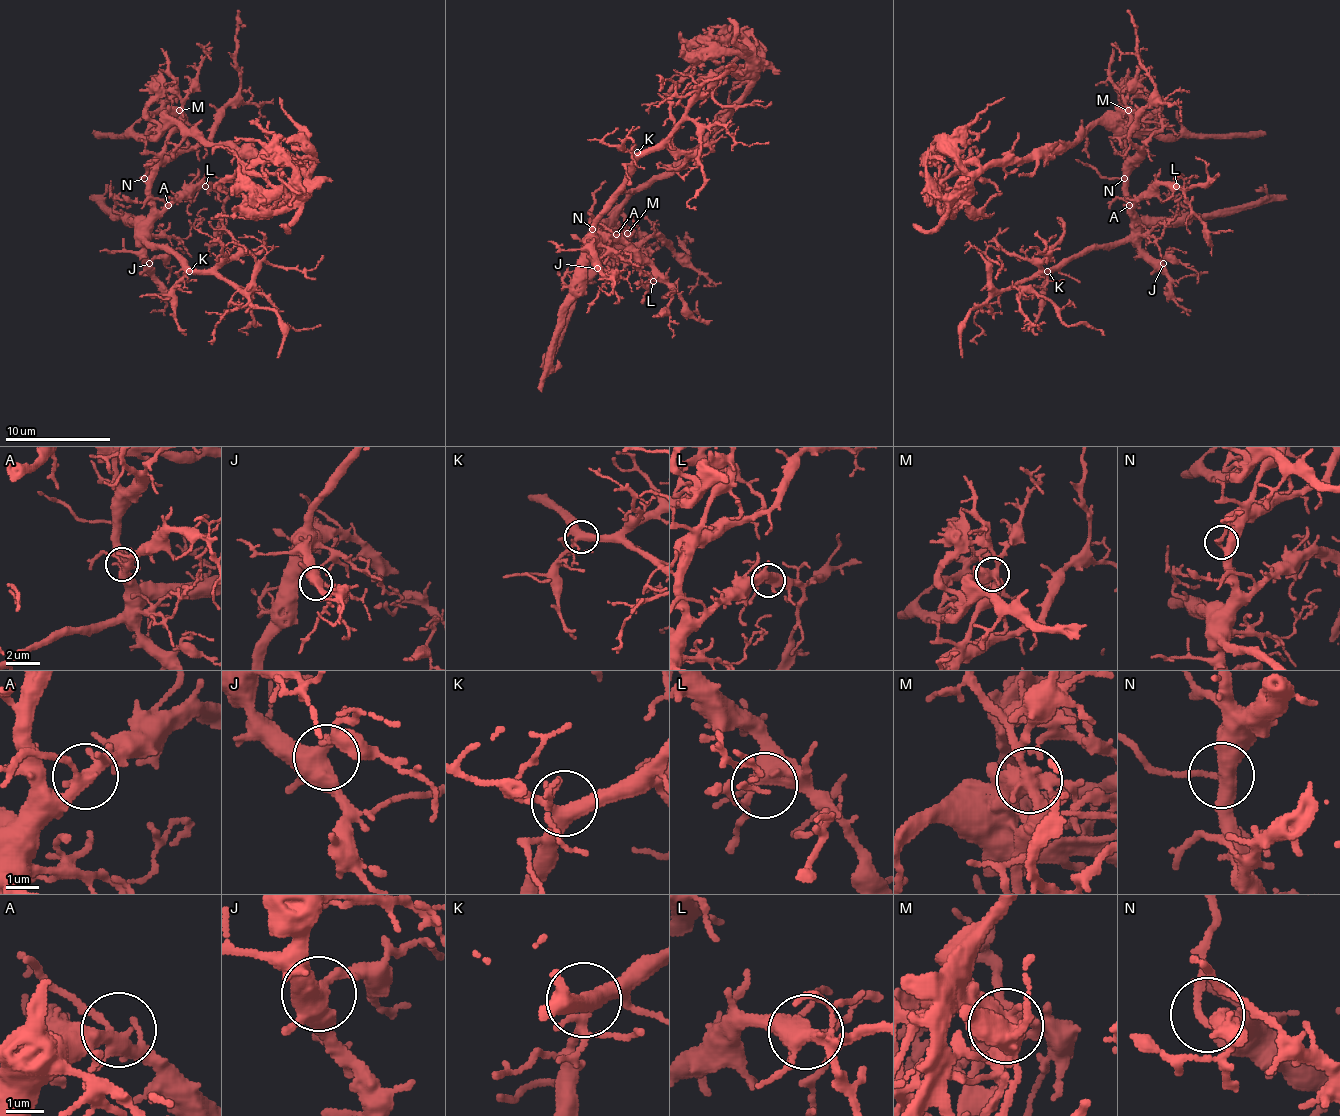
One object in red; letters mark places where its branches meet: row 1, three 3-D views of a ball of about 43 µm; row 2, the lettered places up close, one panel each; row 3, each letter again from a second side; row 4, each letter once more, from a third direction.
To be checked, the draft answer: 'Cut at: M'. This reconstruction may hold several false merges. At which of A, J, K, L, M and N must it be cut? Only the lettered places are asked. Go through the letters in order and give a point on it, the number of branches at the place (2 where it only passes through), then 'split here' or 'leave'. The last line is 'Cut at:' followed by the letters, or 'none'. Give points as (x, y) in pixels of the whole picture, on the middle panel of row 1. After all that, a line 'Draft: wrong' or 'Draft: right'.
A: at (616, 234); 5 branches meet; leave
J: at (597, 268); 4 branches meet; leave
K: at (637, 152); 6 branches meet; leave
L: at (653, 281); 5 branches meet; leave
M: at (627, 233); 4 branches meet; split here
N: at (592, 229); 3 branches meet; leave
Cut at: M
Draft: right

